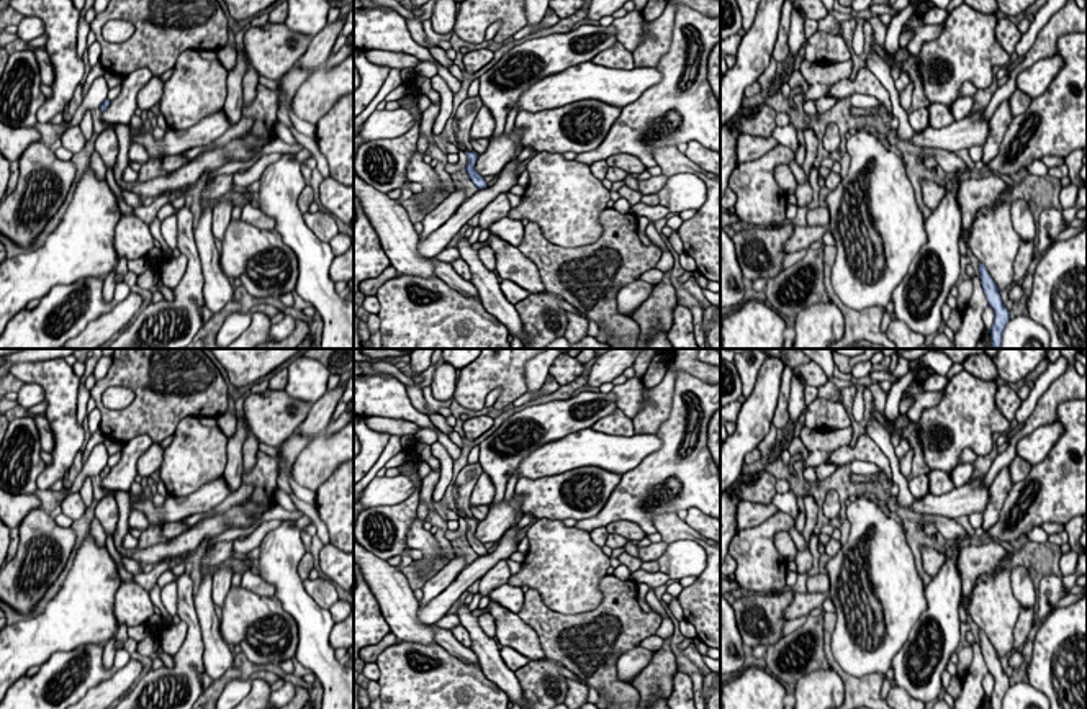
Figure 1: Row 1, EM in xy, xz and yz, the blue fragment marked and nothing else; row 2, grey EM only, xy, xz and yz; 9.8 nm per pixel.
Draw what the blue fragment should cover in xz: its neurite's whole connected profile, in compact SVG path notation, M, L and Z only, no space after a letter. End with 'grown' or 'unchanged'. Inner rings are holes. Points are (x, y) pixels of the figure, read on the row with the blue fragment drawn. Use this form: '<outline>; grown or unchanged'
M478 95L478 97L471 97L471 98L463 100L460 103L457 113L455 113L455 118L457 118L457 134L455 134L455 138L457 138L457 142L460 142L465 147L463 152L467 154L467 159L468 159L465 172L478 190L486 188L488 183L475 170L475 164L476 164L478 156L473 151L471 142L470 142L470 129L471 129L473 121L475 121L481 106L483 106L483 102Z; grown

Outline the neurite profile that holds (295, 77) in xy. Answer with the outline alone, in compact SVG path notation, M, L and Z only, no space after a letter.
M298 62L277 82L280 84L278 97L278 120L286 126L293 128L288 116L288 103L298 92L298 88L309 79L313 72L304 72L298 67Z

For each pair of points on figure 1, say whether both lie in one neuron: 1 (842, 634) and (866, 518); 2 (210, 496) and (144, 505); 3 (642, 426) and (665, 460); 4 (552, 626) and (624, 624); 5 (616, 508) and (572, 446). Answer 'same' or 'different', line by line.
1: same
2: same
3: different
4: same
5: different

